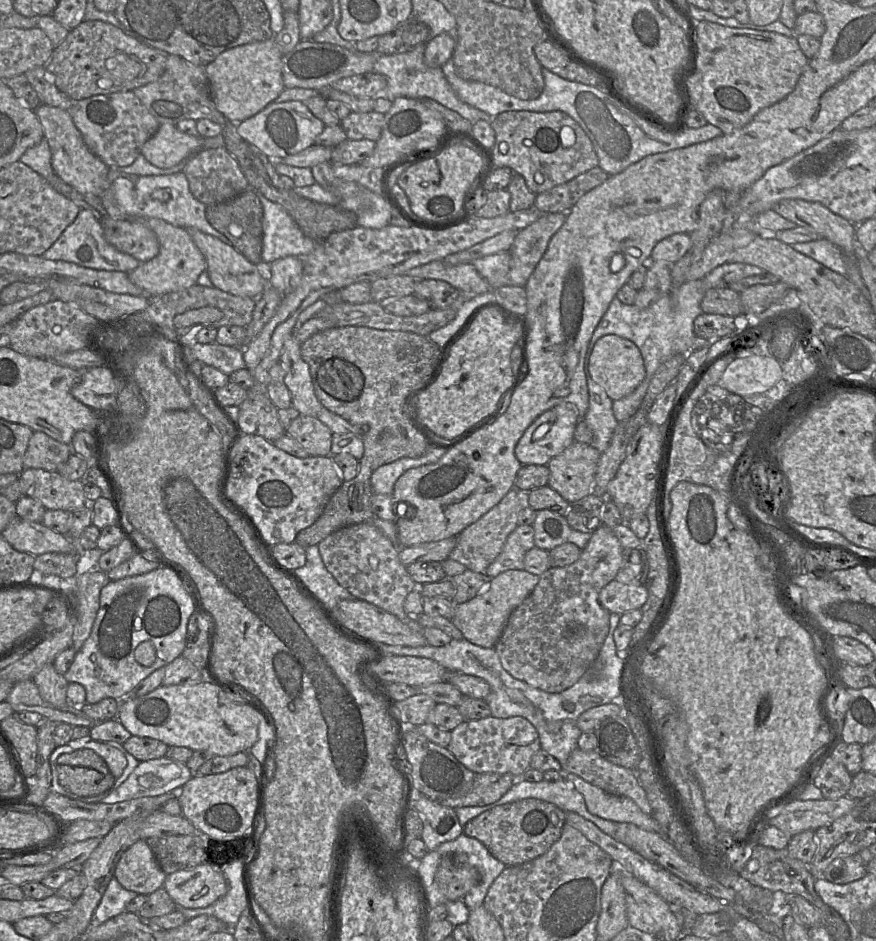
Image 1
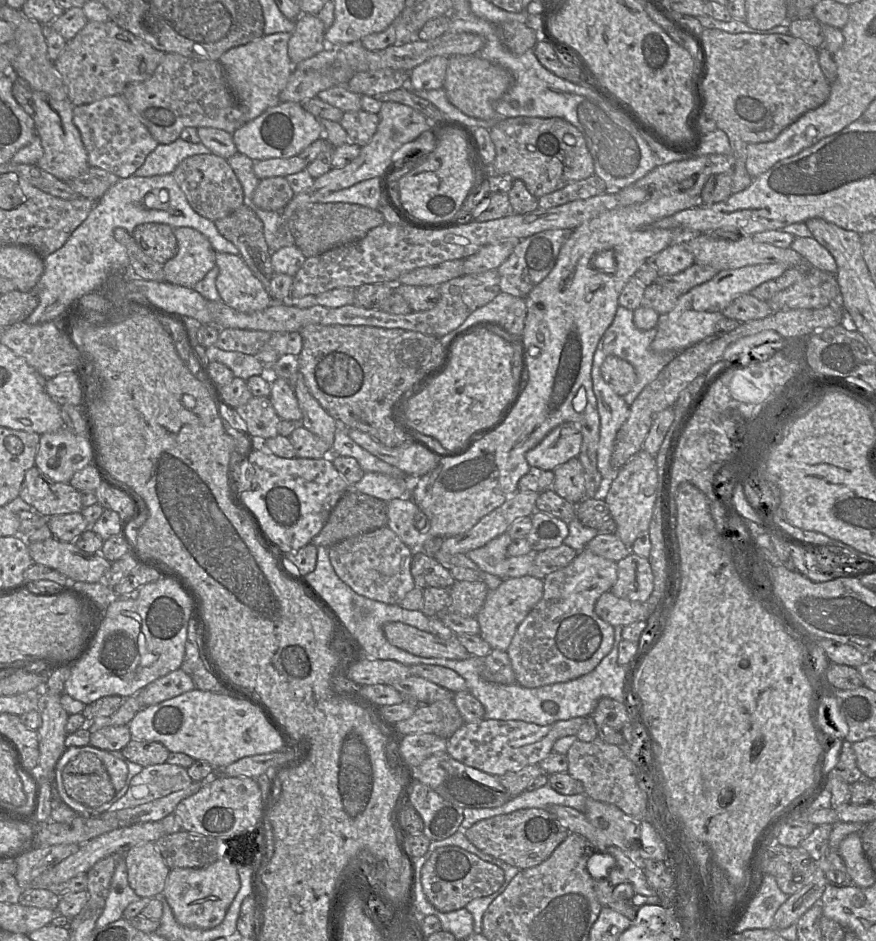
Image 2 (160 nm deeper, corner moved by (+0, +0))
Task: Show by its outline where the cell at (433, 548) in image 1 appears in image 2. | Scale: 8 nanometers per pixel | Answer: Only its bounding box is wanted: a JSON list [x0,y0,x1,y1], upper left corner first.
[441,491,540,555]

